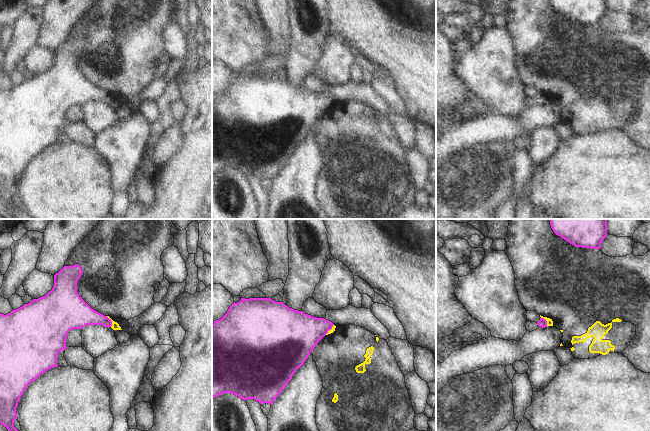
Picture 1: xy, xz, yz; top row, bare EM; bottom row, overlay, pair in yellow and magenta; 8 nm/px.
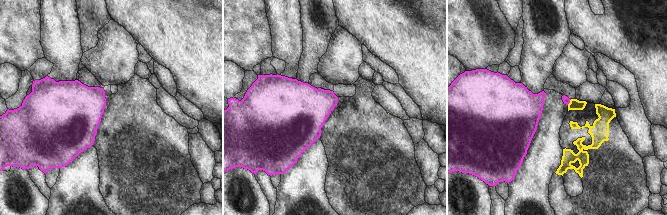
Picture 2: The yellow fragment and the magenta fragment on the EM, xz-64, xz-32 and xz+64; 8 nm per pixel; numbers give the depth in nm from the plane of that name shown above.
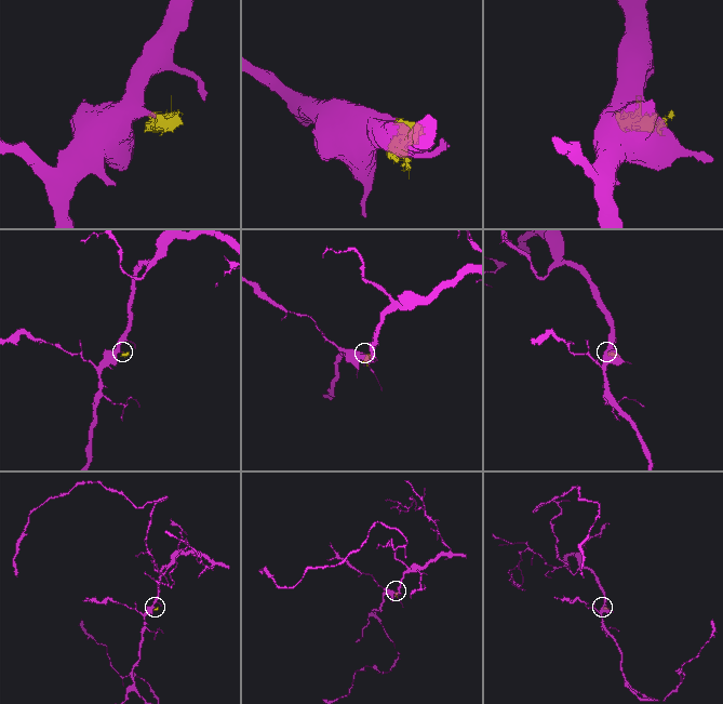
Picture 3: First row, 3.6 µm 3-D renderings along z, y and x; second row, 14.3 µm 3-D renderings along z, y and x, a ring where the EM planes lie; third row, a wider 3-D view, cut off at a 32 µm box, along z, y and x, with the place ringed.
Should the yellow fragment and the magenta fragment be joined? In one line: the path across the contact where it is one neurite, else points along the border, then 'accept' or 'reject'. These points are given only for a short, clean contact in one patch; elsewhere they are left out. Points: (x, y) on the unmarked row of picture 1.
border along xy (106, 92), (111, 97), (111, 102); reject

